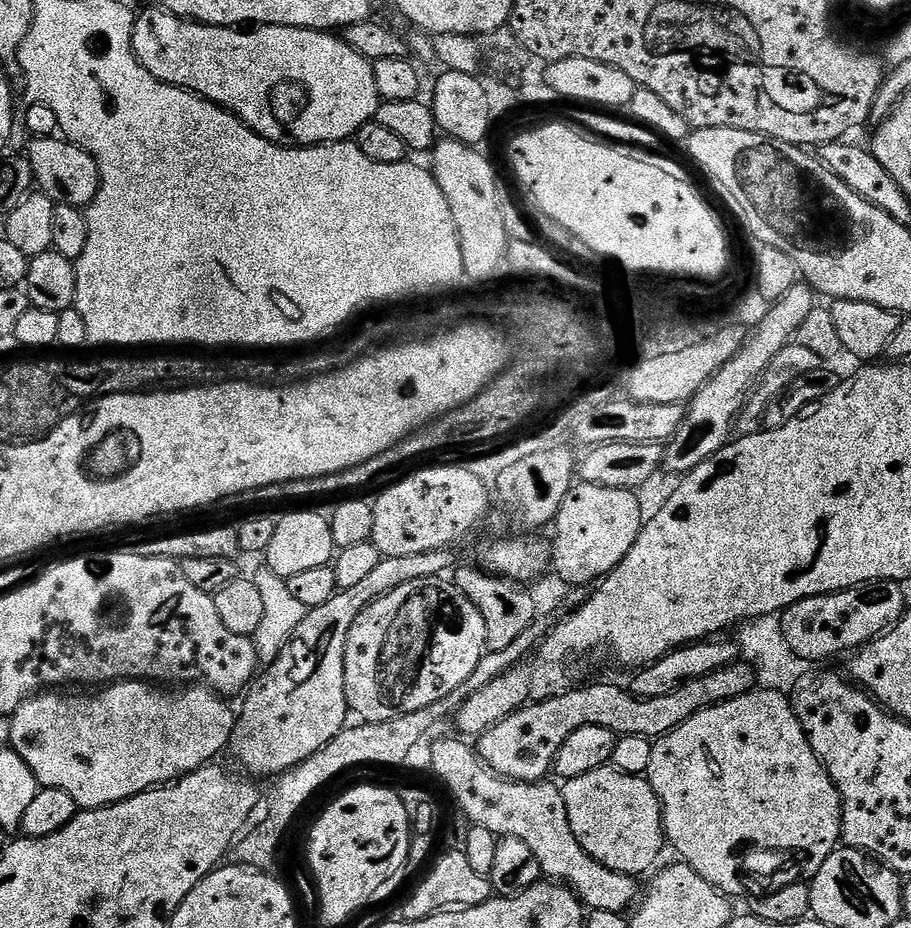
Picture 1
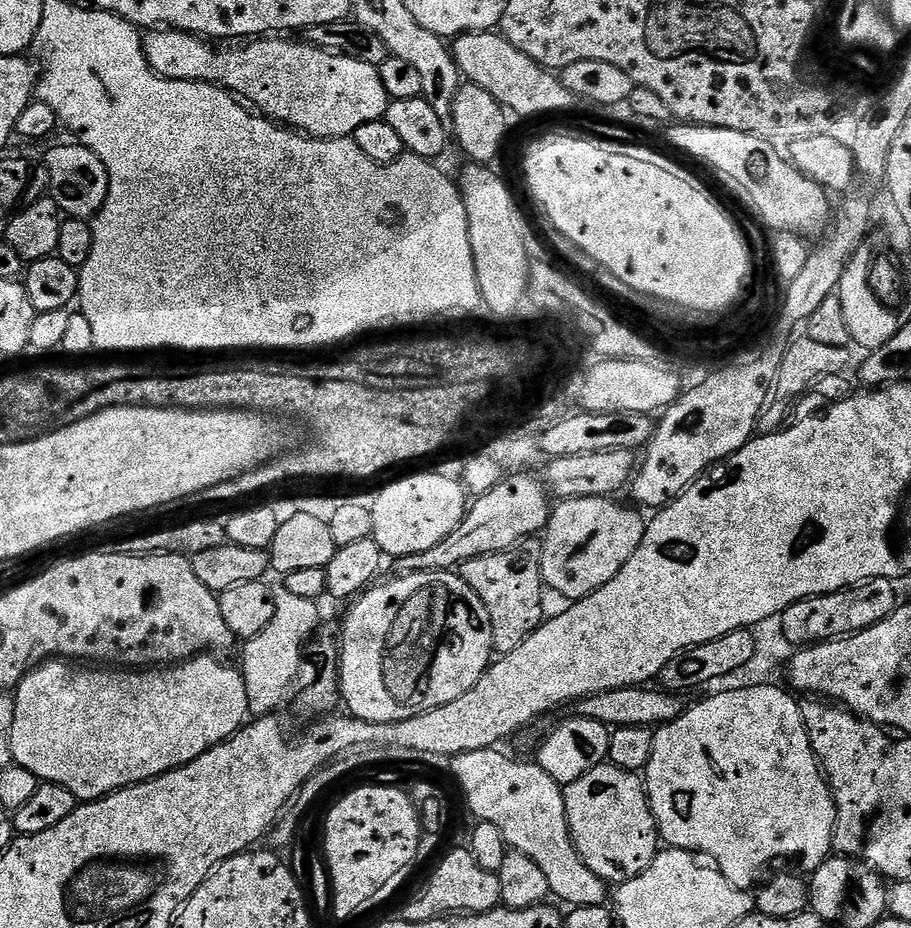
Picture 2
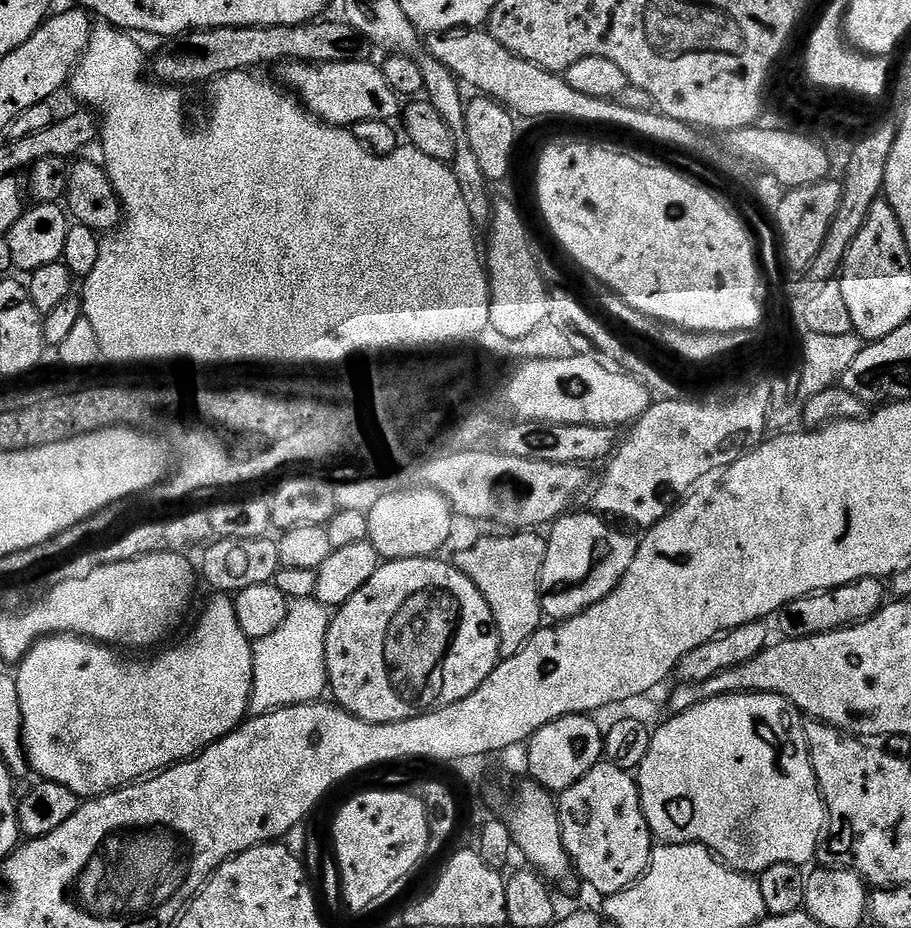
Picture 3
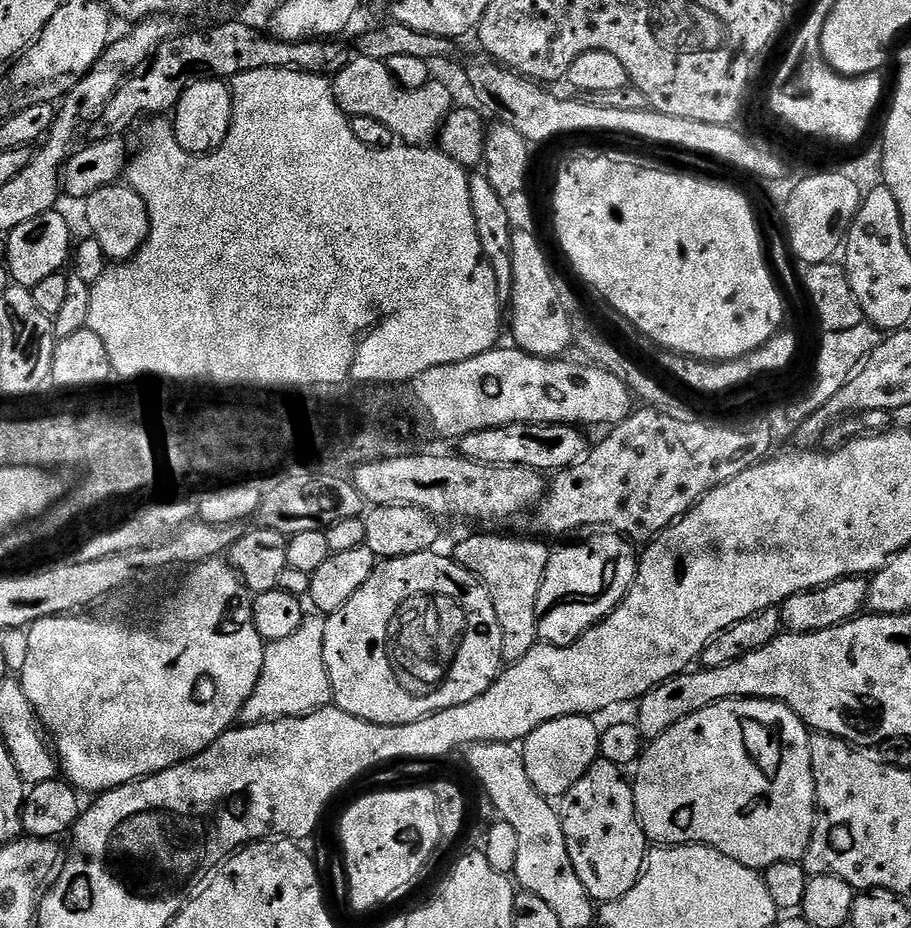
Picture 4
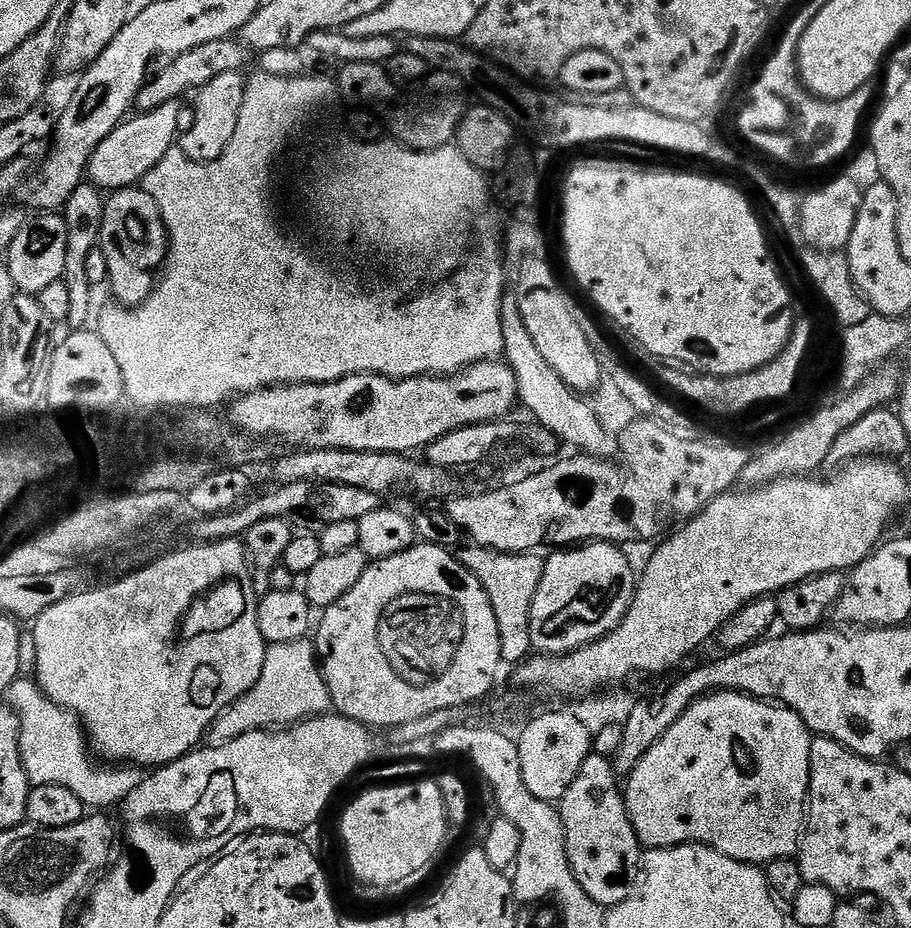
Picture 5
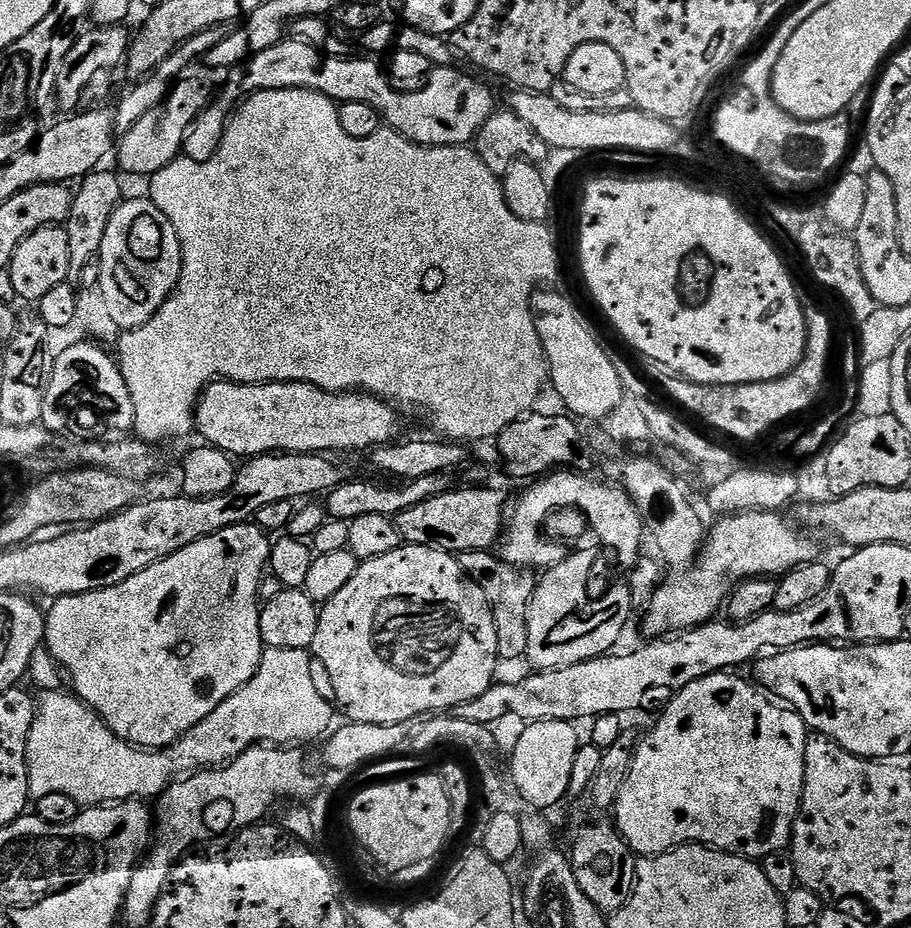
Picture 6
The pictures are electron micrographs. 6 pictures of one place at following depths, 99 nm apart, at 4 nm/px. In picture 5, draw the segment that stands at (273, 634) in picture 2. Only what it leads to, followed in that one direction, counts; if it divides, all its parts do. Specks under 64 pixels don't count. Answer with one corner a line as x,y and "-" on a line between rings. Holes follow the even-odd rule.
311,639
293,644
274,644
265,651
264,669
258,682
242,698
238,698
215,720
206,737
209,745
225,744
242,734
261,730
279,730
302,720
323,715
331,709
329,688
319,666

